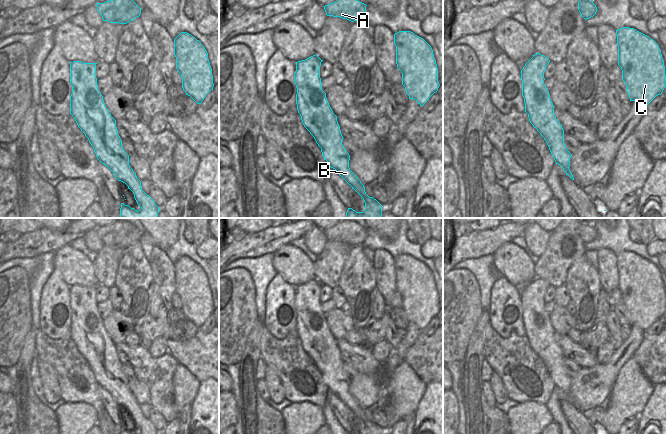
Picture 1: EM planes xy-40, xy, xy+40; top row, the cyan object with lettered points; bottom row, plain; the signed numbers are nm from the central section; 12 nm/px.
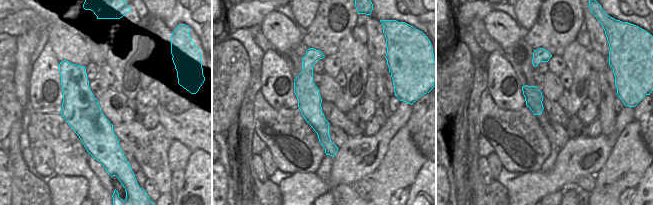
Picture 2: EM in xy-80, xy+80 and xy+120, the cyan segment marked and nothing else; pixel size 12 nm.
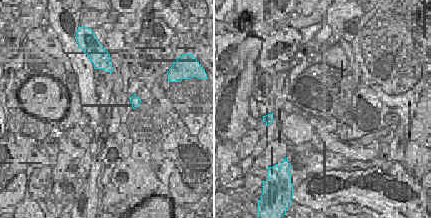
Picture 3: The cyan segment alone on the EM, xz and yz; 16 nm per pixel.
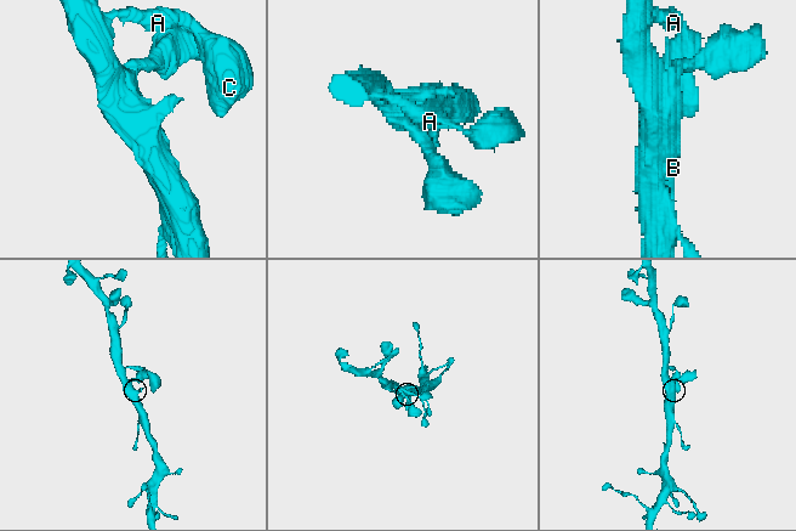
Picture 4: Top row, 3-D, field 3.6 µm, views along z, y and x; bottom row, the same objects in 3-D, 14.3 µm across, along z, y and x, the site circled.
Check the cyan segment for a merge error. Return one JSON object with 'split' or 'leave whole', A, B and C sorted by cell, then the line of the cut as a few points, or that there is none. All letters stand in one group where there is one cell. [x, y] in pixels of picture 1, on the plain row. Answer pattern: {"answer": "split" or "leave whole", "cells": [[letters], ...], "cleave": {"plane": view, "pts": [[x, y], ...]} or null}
{"answer": "leave whole", "cells": [["A", "B", "C"]], "cleave": null}

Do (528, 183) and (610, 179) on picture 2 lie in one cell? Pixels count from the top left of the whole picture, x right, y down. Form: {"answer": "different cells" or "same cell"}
{"answer": "different cells"}

